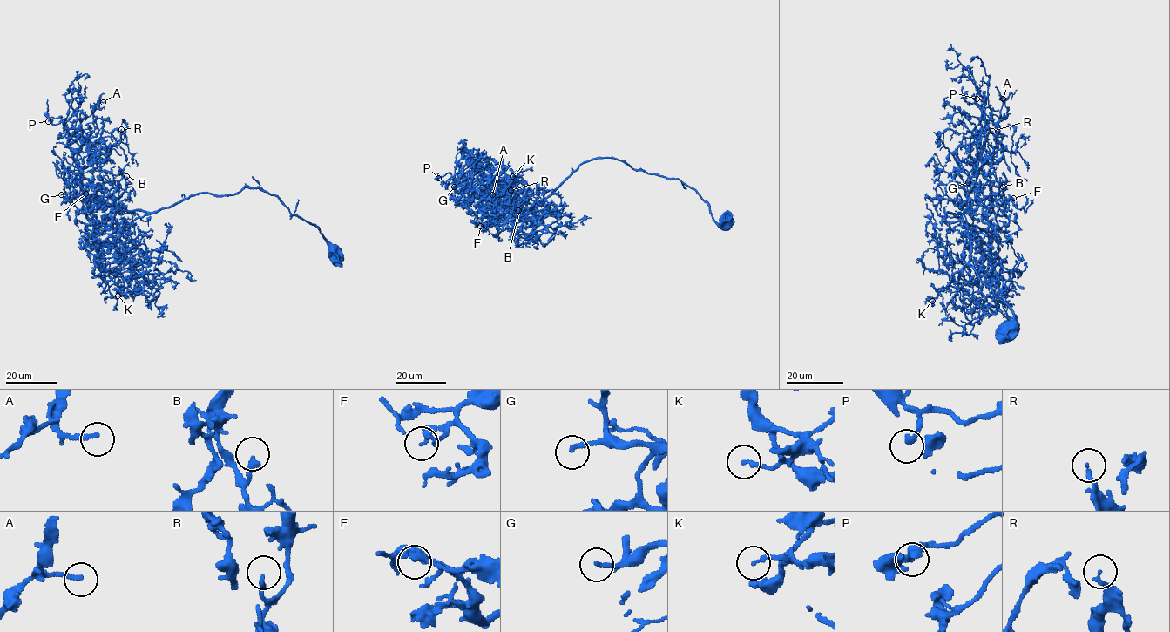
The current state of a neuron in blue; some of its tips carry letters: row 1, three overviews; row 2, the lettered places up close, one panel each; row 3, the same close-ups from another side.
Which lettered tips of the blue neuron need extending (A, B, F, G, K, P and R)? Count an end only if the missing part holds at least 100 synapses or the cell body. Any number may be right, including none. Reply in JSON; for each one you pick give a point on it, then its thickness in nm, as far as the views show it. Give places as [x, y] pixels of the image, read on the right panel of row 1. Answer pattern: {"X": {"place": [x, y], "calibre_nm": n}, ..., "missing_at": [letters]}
{"missing_at": []}

